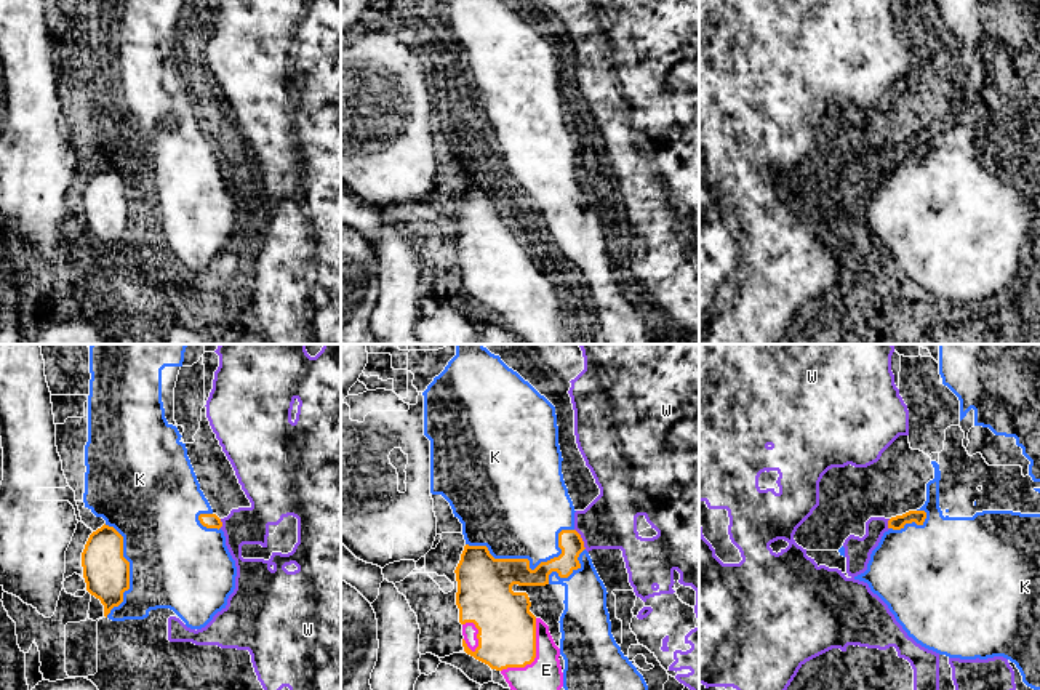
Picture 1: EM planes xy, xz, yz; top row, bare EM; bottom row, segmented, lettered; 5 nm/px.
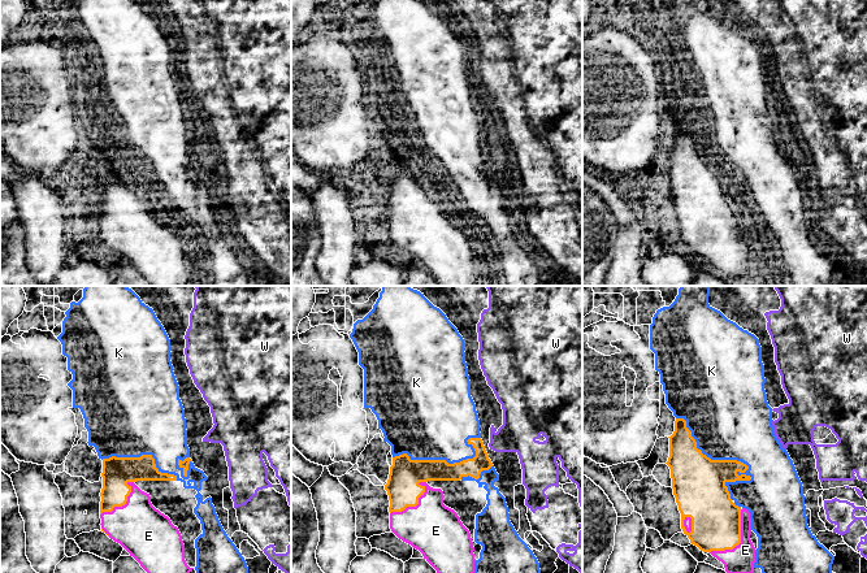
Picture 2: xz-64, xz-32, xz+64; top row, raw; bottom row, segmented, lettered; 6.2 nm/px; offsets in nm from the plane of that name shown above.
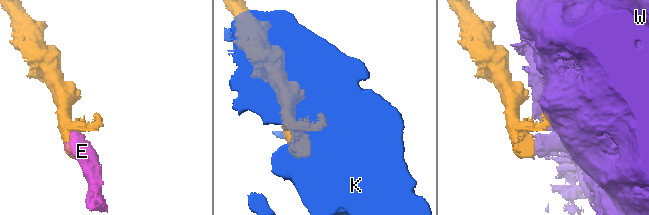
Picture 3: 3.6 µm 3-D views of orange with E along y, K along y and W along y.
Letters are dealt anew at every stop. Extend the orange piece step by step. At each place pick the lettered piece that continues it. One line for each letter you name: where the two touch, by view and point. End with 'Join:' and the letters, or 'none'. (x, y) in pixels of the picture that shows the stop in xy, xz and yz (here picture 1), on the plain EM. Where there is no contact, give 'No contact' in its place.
E: Touches orange at xz (535, 296)
Join: E

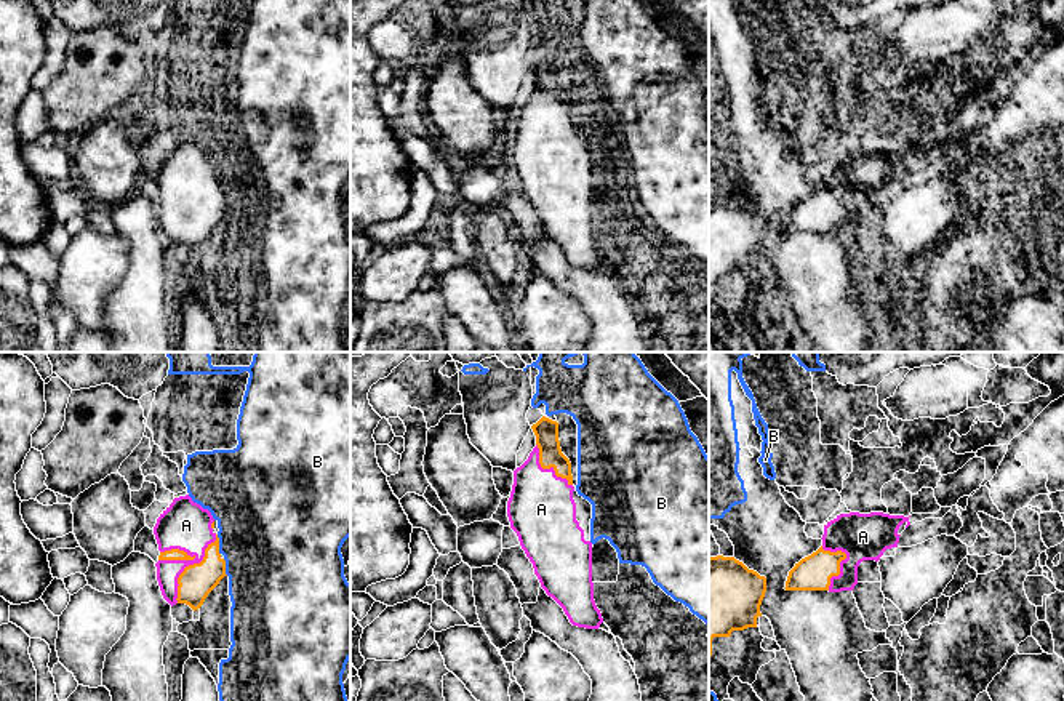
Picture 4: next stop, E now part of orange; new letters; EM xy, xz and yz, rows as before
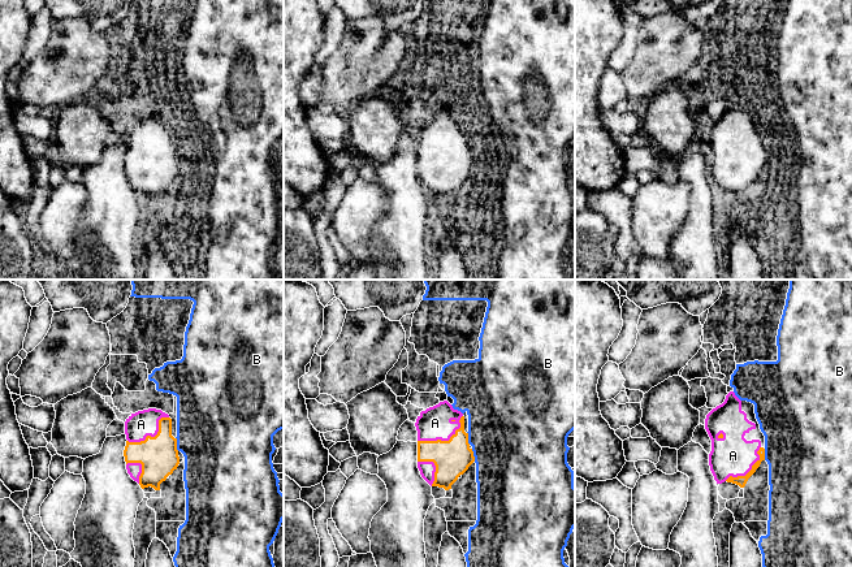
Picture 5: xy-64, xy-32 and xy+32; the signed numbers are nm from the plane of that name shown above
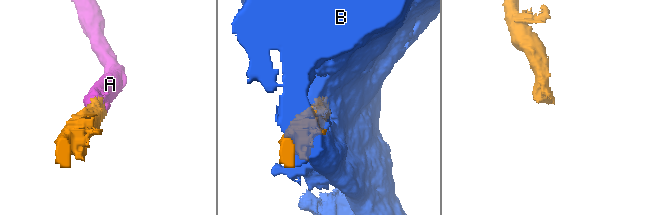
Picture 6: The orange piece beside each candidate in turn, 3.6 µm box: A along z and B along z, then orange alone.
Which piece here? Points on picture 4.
A: Touches orange at xy (189, 207)
Join: A

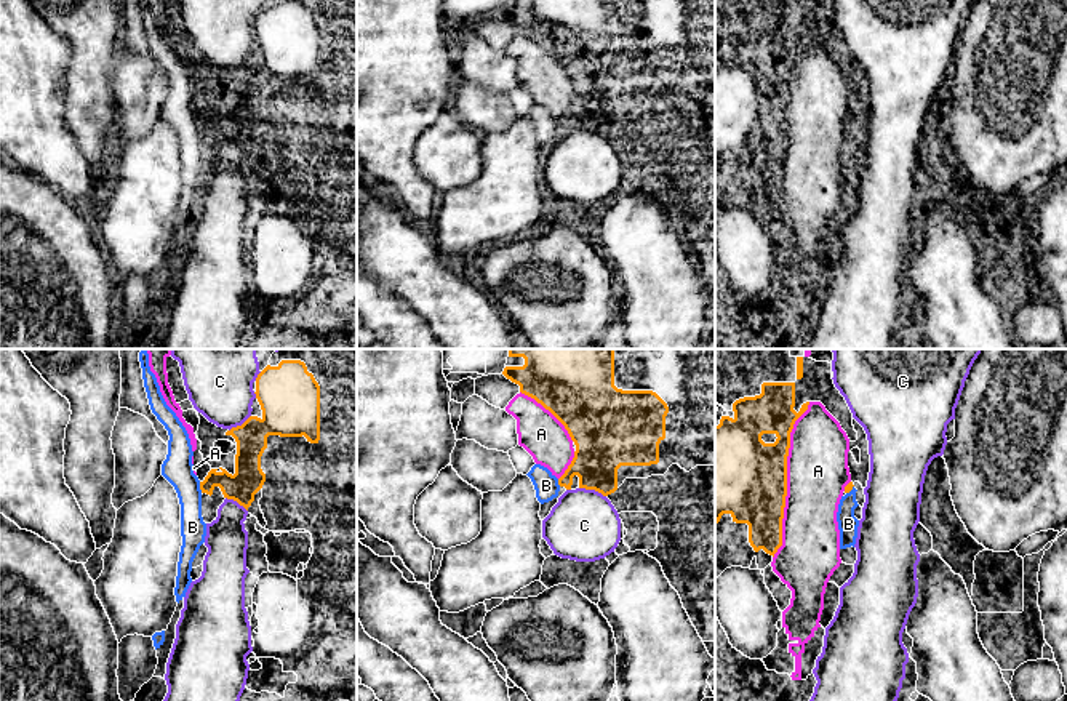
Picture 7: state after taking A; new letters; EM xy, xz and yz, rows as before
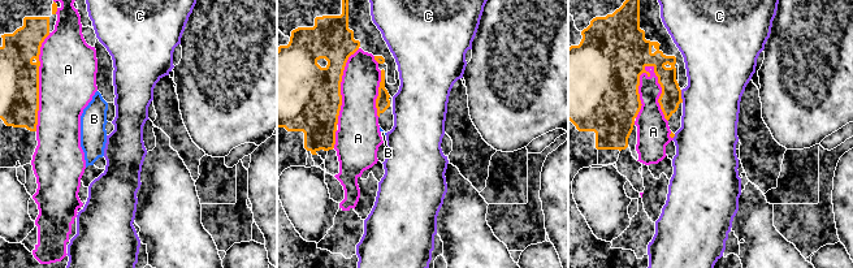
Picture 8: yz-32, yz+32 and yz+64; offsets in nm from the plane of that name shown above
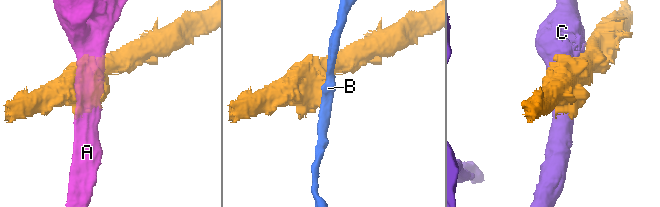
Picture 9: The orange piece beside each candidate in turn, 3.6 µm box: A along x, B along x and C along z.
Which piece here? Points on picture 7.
Join: none

